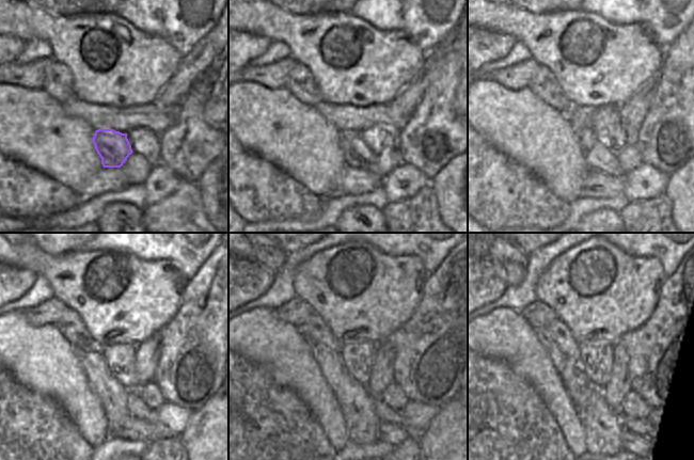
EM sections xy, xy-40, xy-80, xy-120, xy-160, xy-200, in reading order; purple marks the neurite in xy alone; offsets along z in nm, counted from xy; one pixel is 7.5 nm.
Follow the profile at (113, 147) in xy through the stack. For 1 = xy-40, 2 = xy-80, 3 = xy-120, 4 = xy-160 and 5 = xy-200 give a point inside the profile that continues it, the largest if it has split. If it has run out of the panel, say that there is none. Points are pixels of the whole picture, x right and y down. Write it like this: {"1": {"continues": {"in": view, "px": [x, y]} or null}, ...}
{"1": {"continues": {"in": "xy-40", "px": [357, 154]}}, "2": {"continues": {"in": "xy-80", "px": [599, 157]}}, "3": {"continues": {"in": "xy-120", "px": [136, 407]}}, "4": {"continues": {"in": "xy-160", "px": [384, 413]}}, "5": {"continues": {"in": "xy-200", "px": [646, 427]}}}

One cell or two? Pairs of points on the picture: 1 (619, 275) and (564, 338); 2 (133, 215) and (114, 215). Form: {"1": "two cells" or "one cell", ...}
{"1": "two cells", "2": "one cell"}

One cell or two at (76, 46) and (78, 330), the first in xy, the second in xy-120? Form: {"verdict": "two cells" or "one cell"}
{"verdict": "two cells"}

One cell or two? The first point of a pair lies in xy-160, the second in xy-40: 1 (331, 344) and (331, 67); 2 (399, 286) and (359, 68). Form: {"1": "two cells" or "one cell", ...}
{"1": "two cells", "2": "one cell"}

